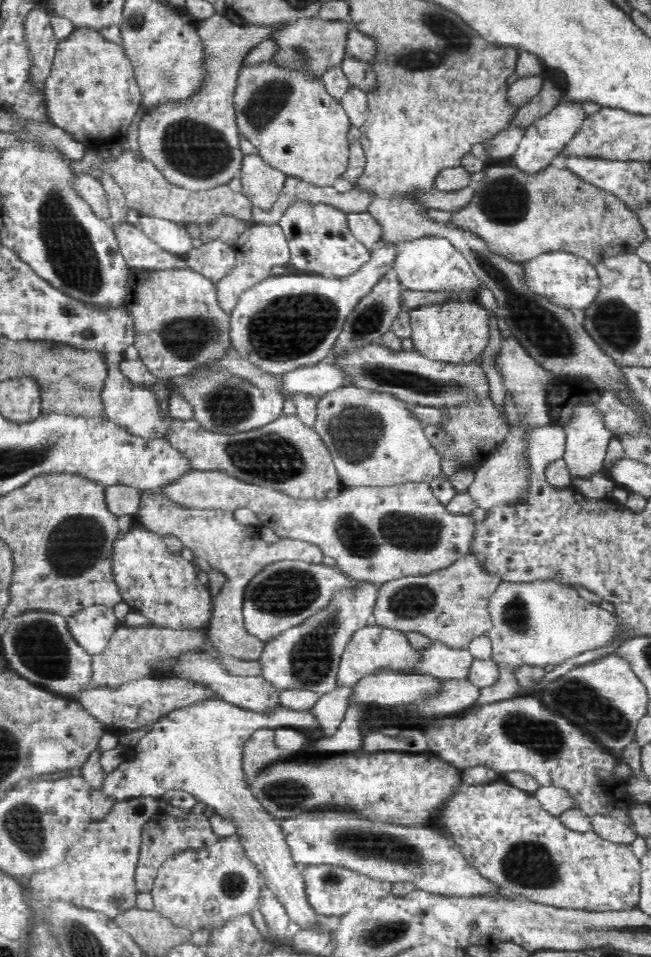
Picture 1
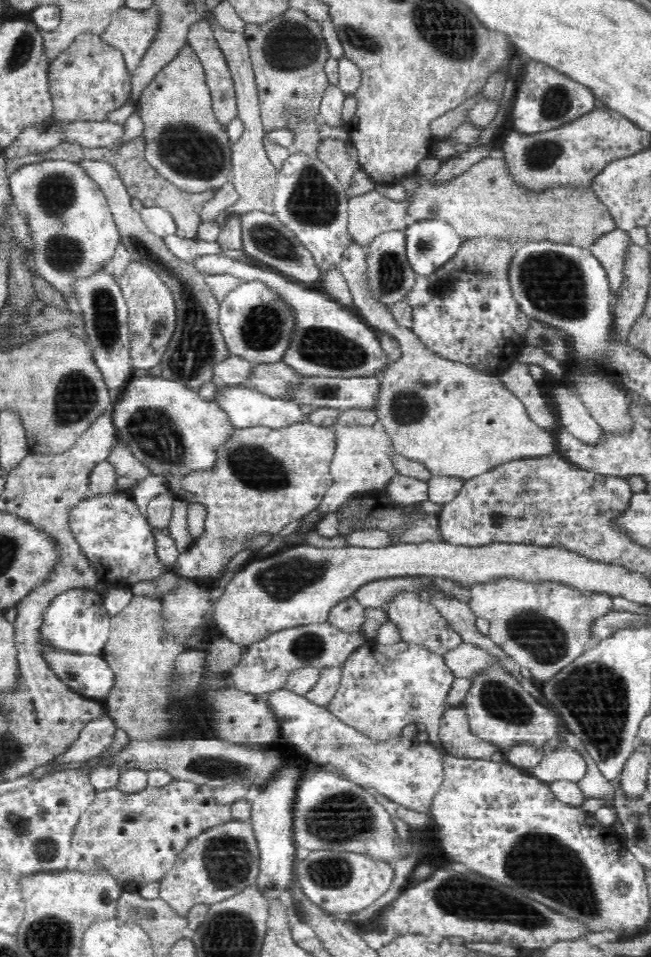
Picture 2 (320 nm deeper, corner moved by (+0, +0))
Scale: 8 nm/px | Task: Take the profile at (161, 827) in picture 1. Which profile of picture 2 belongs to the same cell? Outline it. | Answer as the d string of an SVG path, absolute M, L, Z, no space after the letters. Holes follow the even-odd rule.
M172 779L166 786L152 787L134 794L122 793L116 787L97 791L94 802L81 816L73 830L70 858L67 868L86 871L94 863L104 863L124 892L134 892L143 886L161 879L174 866L175 859L197 834L206 829L232 820L229 804L220 804L214 799L215 789L190 781Z

